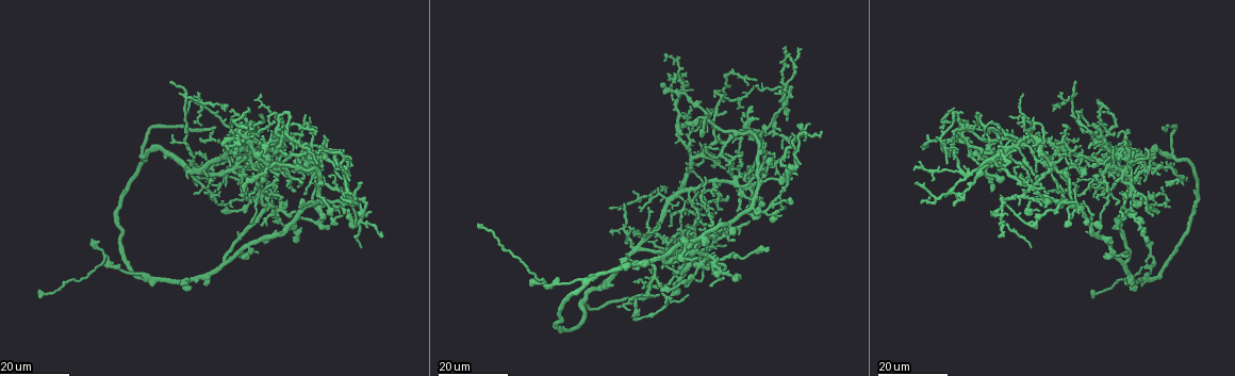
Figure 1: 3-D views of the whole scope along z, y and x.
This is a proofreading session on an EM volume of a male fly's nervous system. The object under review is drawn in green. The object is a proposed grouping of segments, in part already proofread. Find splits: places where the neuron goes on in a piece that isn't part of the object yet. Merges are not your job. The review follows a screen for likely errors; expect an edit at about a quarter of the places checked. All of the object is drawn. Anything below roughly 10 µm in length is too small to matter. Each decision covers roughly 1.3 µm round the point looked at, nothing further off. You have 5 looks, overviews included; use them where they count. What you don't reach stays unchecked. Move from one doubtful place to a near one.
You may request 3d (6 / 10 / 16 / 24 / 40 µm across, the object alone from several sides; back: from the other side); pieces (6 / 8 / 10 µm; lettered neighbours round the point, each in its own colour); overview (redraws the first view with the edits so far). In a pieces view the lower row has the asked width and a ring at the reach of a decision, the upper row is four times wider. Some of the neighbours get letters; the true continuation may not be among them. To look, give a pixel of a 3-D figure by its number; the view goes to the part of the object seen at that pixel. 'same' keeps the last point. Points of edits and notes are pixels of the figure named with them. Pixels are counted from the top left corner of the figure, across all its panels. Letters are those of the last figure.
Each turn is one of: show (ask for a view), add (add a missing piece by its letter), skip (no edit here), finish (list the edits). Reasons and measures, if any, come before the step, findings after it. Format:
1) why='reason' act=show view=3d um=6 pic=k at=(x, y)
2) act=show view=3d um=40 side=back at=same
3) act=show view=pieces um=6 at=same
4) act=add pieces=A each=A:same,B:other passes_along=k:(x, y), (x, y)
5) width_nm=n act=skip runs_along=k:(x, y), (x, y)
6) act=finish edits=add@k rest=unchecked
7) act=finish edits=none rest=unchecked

why='thin end' act=show view=3d um=24 pic=1 at=(1060, 156)

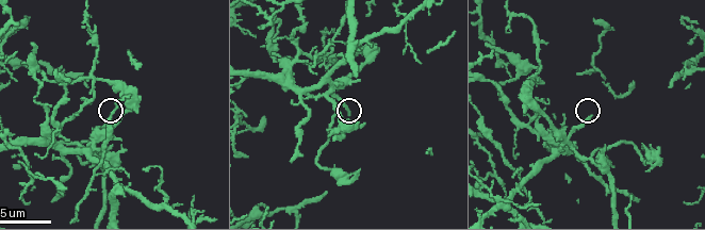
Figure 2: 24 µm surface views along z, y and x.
act=show view=pieces um=8 pic=2 at=(590, 116)

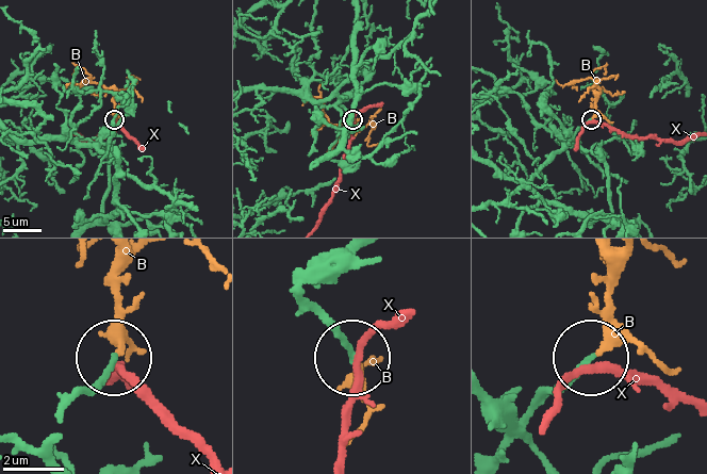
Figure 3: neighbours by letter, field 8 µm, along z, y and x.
act=add pieces=B each=B:same,X:other passes_along=3:(67, 405), (118, 344), (121, 260) found='the neuron continues'

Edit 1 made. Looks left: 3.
why='redraw' act=show view=overview

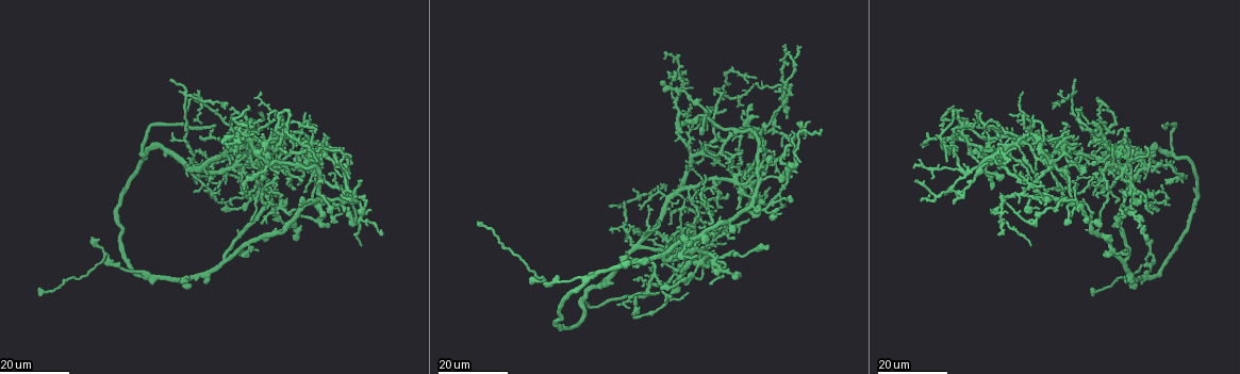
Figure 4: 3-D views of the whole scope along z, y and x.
why='an open end' act=show view=3d um=24 pic=4 at=(724, 109)

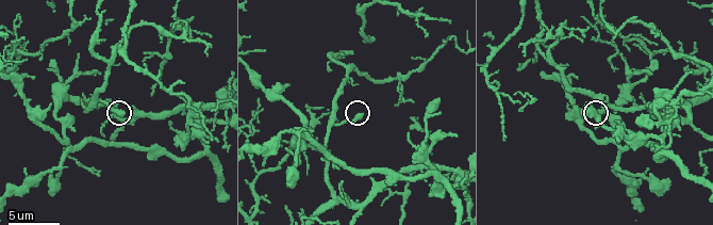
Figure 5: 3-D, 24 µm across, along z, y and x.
act=show view=pieces um=6 pic=5 at=(122, 113)

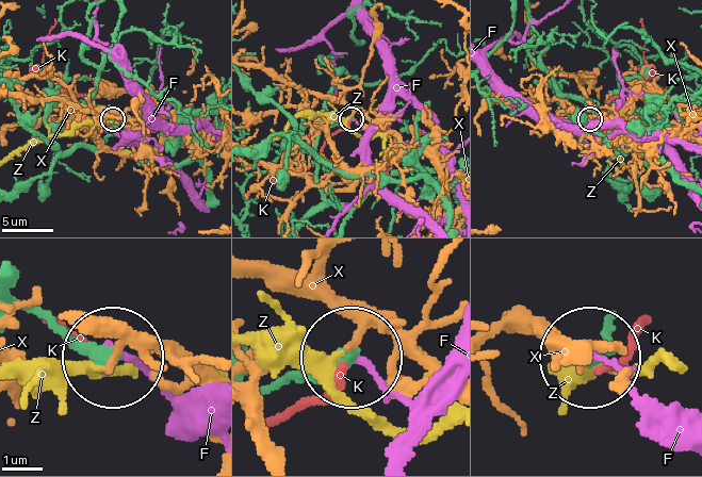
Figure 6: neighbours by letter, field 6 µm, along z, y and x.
act=skip each=F:other,K:other,X:other,Z:other found='no lettered piece goes on from it'

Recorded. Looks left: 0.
act=finish edits=add@3 rest=unchecked

